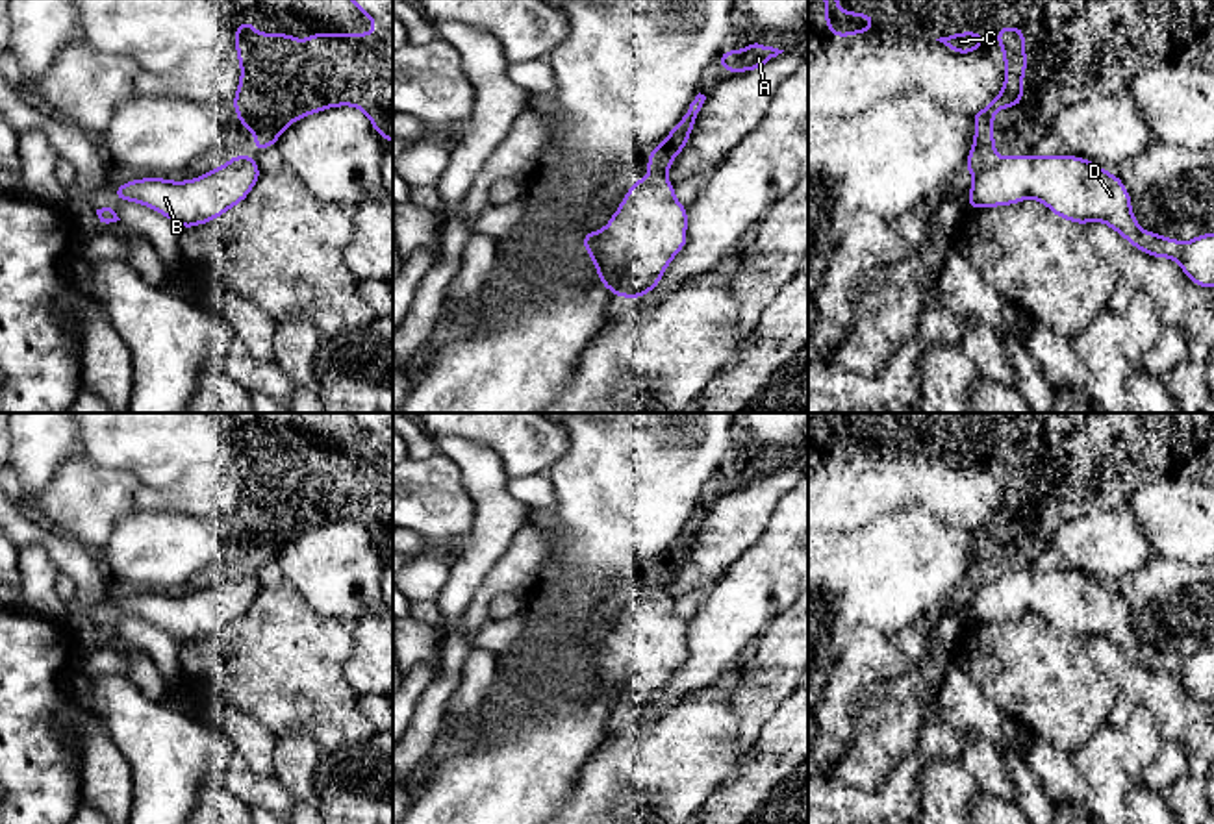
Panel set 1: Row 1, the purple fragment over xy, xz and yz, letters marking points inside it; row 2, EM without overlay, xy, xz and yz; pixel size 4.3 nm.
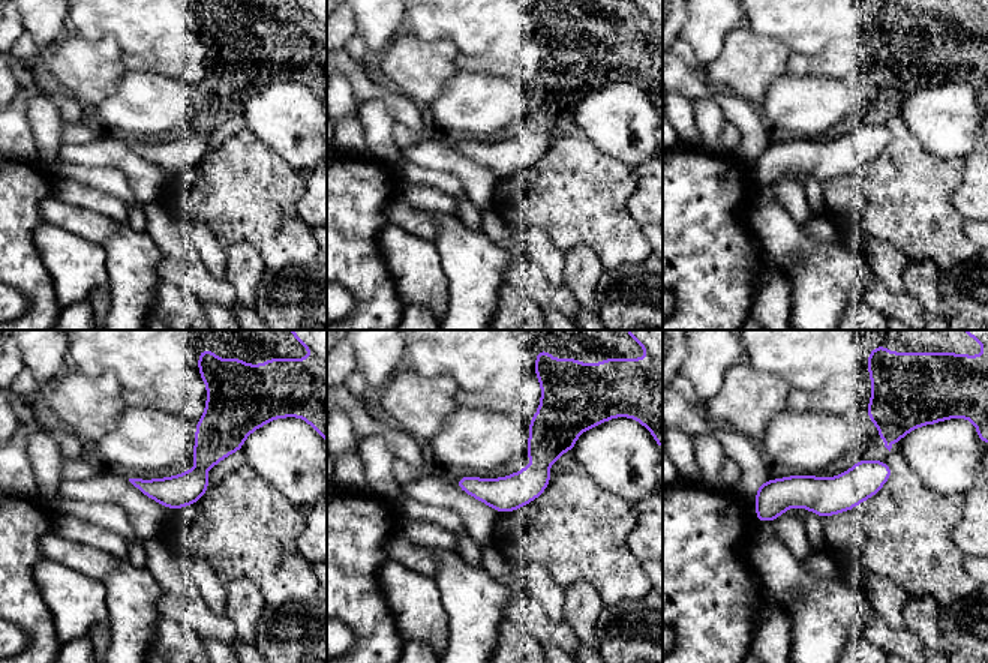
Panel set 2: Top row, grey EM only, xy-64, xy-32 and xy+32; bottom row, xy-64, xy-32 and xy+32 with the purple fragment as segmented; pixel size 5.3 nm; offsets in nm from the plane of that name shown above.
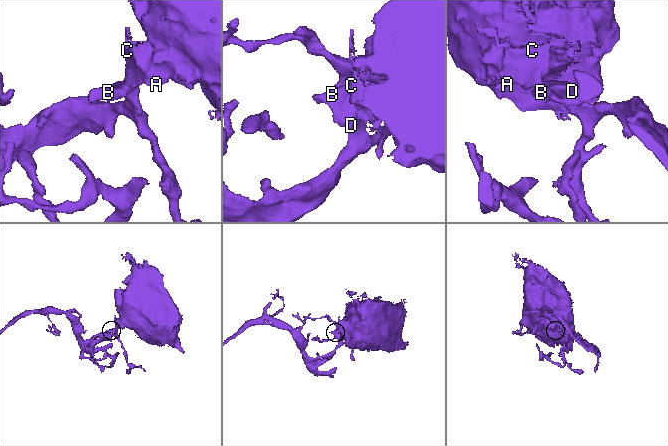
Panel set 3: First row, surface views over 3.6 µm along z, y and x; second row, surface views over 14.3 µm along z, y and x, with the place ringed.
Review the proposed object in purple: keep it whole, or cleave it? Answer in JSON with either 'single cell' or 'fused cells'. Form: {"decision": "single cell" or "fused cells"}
{"decision": "fused cells"}

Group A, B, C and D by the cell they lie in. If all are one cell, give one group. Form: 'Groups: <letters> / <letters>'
Groups: A C / B D

